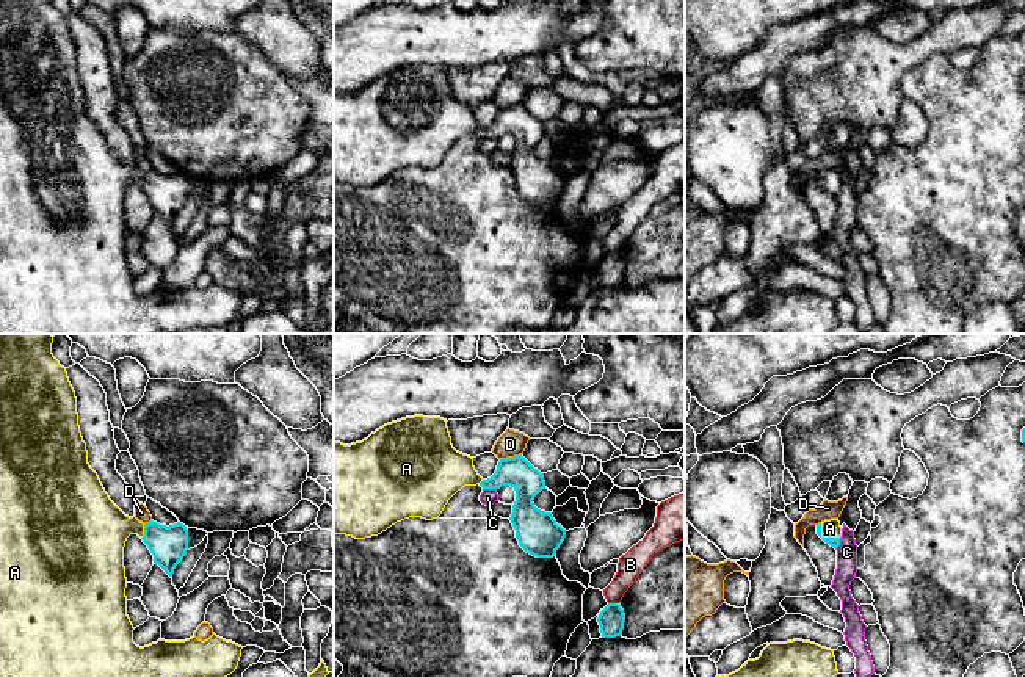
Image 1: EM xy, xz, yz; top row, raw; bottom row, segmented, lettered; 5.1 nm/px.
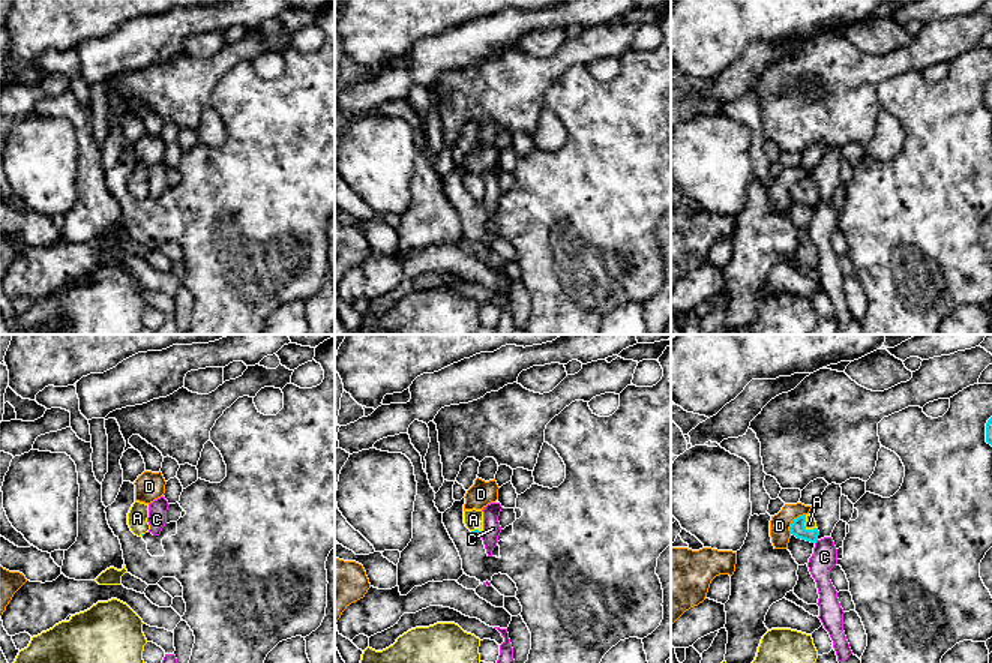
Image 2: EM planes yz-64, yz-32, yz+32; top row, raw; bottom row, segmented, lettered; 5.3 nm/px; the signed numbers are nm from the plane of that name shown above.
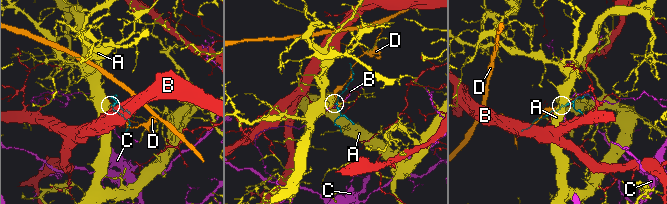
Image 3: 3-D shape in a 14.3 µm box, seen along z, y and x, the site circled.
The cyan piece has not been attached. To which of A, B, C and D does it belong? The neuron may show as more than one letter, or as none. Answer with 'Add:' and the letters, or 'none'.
Add: A

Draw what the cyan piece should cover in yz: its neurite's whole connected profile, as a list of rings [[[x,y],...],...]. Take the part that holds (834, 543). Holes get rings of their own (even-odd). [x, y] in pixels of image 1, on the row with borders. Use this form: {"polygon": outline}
{"polygon": [[[837,519],[824,520],[817,525],[817,534],[831,547],[840,545],[842,527]]]}

